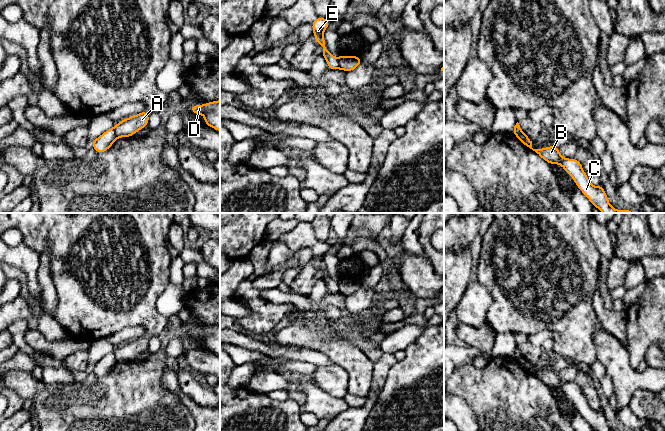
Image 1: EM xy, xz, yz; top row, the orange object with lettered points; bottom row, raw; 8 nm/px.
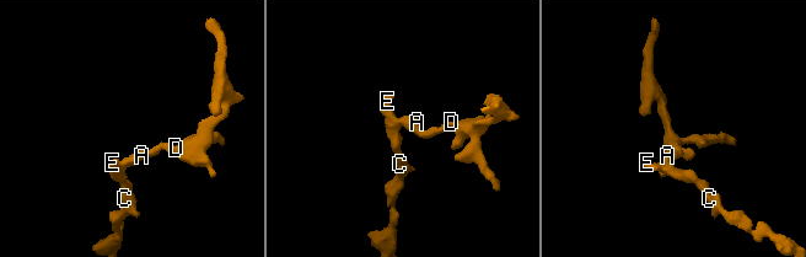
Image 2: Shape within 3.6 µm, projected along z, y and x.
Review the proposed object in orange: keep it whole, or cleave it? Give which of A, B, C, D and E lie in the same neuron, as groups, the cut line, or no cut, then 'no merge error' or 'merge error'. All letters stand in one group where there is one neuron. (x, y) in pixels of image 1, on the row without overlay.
A D / B C E | xy (112, 352), (117, 361) | merge error

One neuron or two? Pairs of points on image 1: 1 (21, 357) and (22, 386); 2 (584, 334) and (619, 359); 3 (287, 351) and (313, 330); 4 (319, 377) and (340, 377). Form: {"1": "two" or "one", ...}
{"1": "two", "2": "two", "3": "two", "4": "one"}

